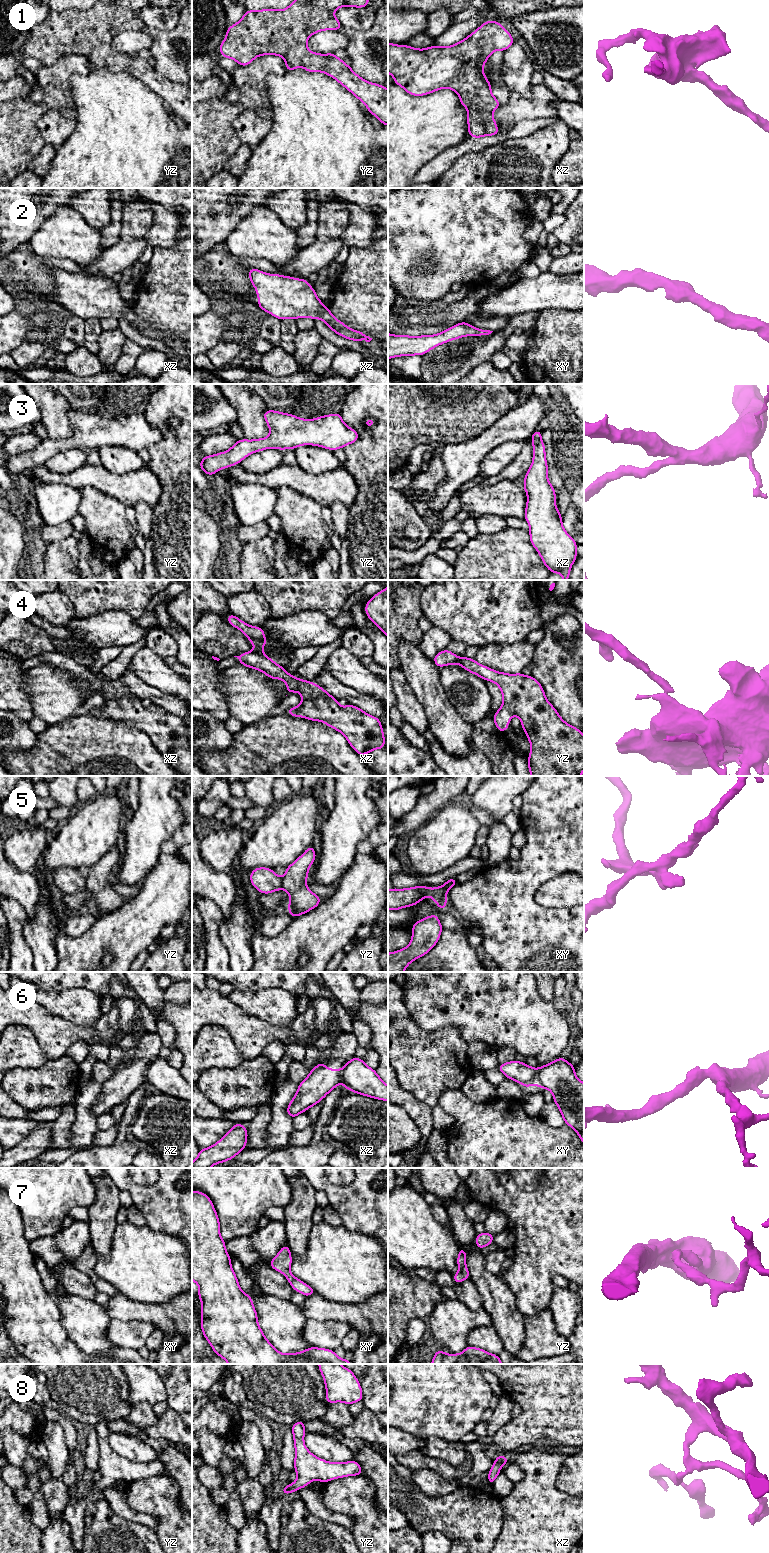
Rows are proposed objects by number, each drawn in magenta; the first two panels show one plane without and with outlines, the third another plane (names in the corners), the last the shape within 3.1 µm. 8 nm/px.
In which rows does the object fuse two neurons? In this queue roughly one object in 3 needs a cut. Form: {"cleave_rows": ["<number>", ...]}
{"cleave_rows": ["4", "5", "6"]}

